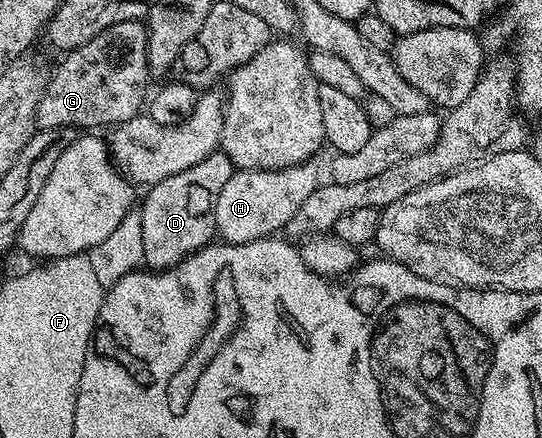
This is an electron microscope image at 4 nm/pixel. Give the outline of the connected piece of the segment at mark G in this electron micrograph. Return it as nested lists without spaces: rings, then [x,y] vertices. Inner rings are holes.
[[[143,20],[123,21],[122,23],[114,23],[114,27],[106,27],[106,31],[102,31],[98,35],[94,35],[94,39],[90,39],[90,43],[82,43],[82,47],[73,49],[63,54],[64,62],[56,69],[56,74],[50,77],[40,102],[38,103],[38,111],[36,112],[36,123],[41,129],[74,129],[77,131],[96,131],[99,125],[109,125],[115,127],[121,125],[122,122],[128,121],[132,117],[137,116],[145,108],[146,93],[144,97],[144,84],[150,78],[150,70],[148,68],[148,26]]]

